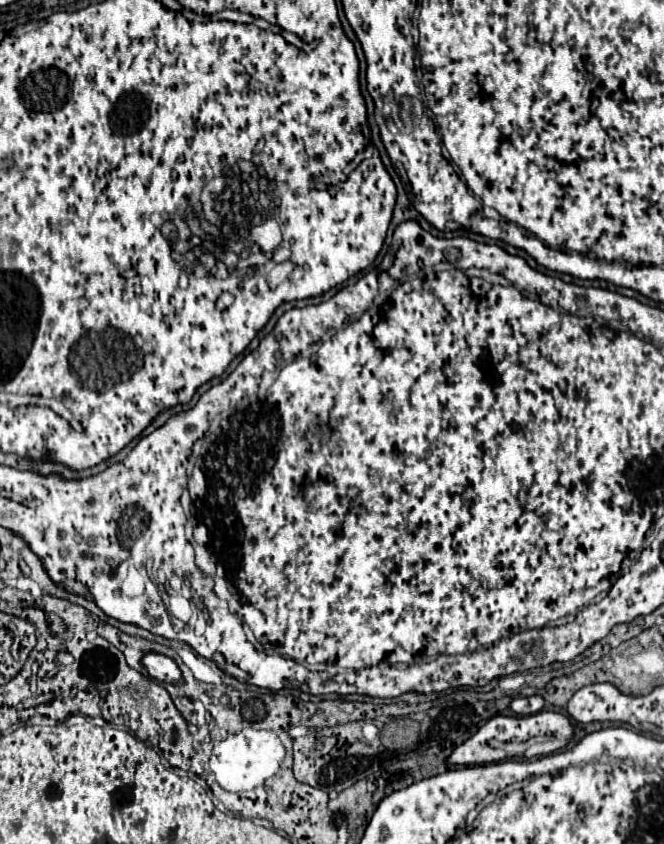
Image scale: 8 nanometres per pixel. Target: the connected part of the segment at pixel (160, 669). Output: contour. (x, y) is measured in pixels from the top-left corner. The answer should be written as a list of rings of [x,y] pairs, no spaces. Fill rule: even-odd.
[[[147,651],[141,657],[141,665],[147,669],[147,673],[153,679],[171,681],[171,683],[179,683],[181,681],[181,671],[179,671],[177,663],[173,659],[169,659],[167,655],[161,655],[157,651]]]

